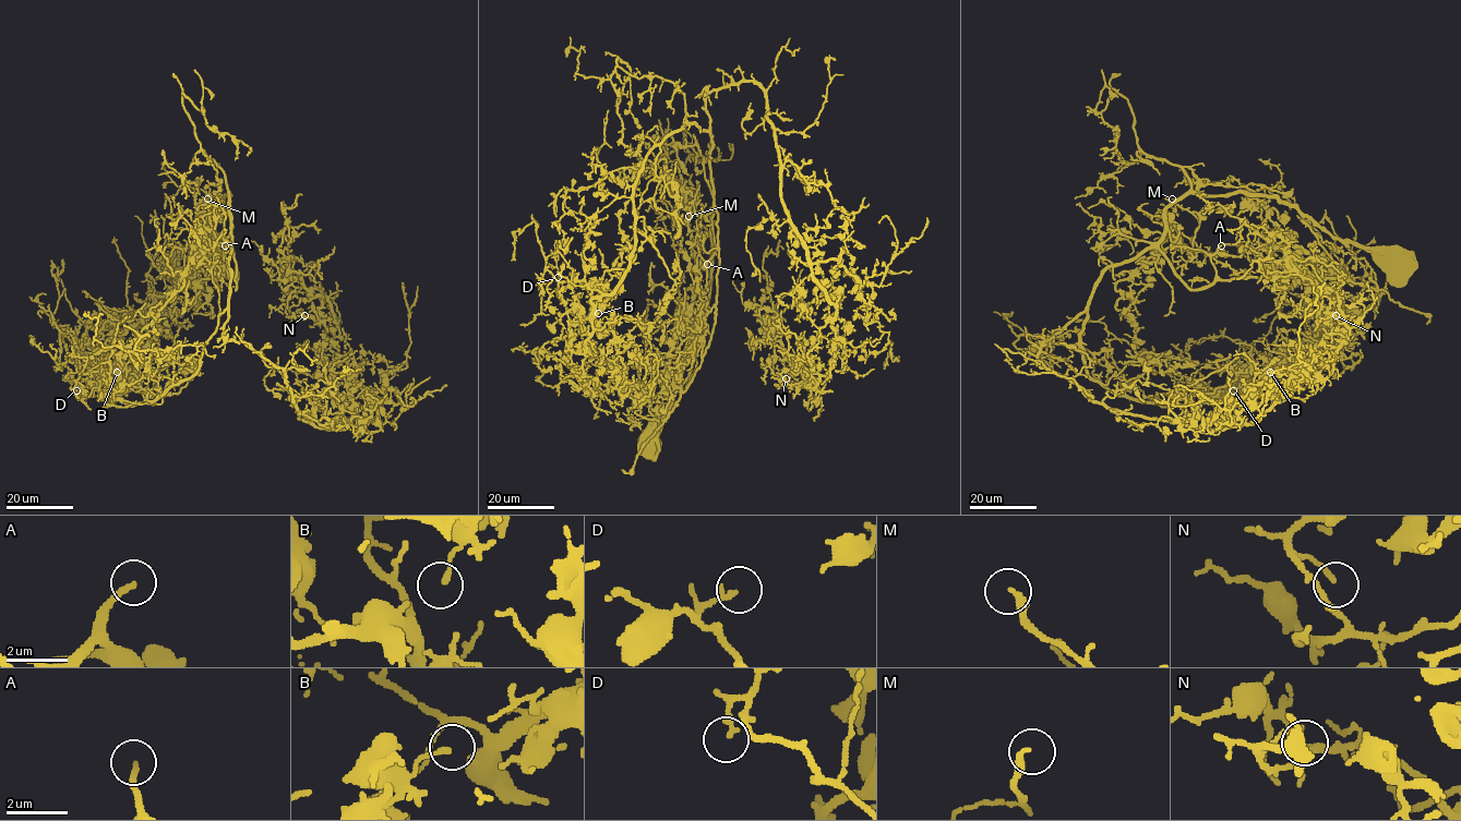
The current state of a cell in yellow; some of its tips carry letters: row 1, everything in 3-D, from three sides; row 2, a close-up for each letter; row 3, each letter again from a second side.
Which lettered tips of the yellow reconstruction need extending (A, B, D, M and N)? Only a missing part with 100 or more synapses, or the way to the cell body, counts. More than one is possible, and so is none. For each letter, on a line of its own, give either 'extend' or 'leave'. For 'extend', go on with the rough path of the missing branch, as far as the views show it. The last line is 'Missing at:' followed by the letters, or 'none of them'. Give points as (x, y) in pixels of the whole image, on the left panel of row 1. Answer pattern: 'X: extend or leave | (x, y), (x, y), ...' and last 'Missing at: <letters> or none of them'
A: extend | (225, 245), (222, 233), (211, 228), (200, 245), (207, 250), (208, 267)
B: leave
D: leave
M: leave
N: leave
Missing at: A

